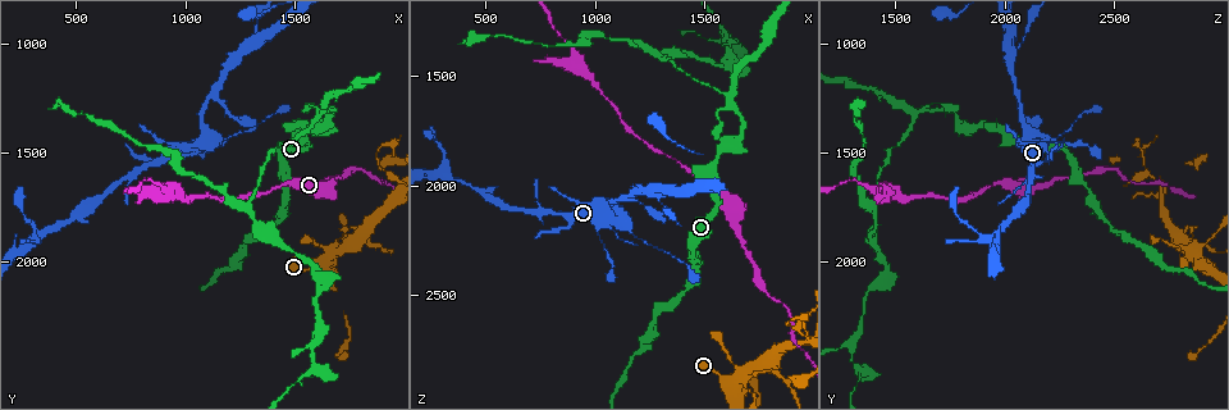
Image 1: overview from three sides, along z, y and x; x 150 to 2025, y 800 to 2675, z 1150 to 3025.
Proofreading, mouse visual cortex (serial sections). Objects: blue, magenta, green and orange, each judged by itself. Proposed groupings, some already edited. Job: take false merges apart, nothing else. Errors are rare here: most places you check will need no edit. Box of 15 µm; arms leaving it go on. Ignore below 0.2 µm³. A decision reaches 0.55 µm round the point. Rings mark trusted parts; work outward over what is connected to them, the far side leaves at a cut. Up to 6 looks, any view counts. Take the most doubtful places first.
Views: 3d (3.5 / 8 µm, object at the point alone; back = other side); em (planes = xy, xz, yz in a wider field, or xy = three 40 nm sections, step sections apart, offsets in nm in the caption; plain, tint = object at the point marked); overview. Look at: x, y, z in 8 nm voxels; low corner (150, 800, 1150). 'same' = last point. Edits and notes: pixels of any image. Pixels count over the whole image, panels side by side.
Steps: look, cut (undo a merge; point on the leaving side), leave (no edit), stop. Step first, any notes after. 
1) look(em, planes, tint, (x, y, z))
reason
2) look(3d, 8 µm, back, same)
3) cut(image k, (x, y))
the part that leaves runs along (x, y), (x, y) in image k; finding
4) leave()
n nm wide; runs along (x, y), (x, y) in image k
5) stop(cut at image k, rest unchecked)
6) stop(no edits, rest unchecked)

look(3d, 3.5 µm, (1290, 1010, 2020))
three-way junction

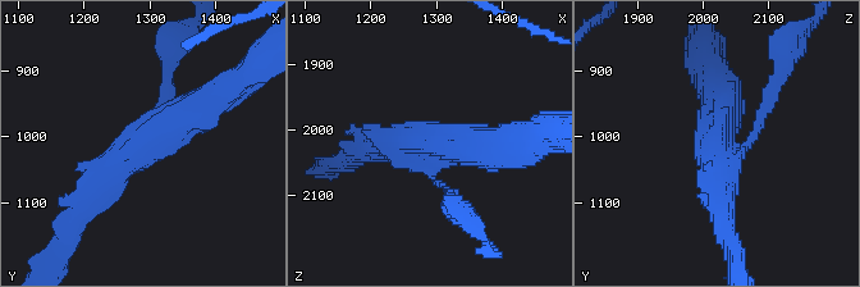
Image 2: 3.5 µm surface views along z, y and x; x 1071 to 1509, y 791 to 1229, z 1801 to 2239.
look(em, planes, tint, (1290, 1020, 2025))
3 arms; arms of 150, 300, 400 nm

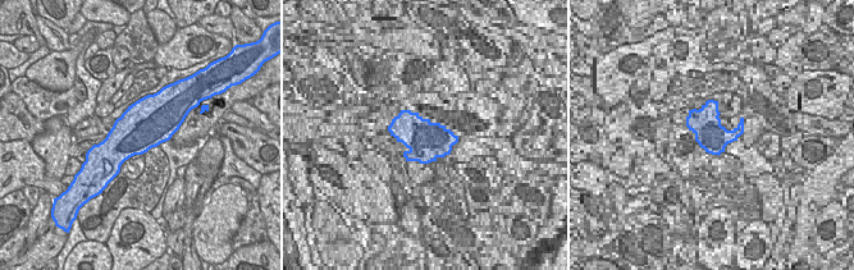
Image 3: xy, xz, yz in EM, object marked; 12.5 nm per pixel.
look(em, xy, step 1, tint, same)

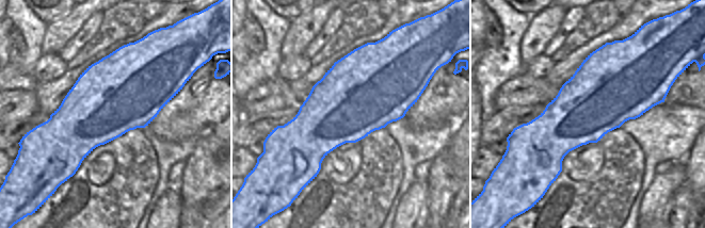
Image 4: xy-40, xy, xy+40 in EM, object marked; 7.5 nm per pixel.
leave()
600 nm wide; runs along (82, 212), (133, 153), (211, 98) in image 2; all the same cell

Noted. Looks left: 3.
look(3d, 8 µm, back, (1490, 1380, 1940))
sharp bend

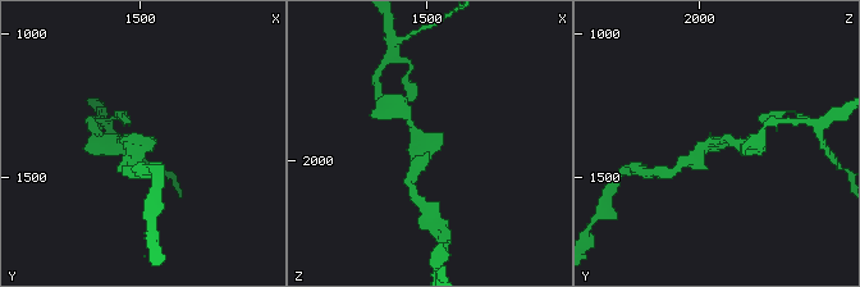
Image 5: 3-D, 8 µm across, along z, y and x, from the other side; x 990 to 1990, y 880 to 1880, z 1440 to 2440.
look(3d, 3.5 µm, (1500, 1370, 1950))
closer look

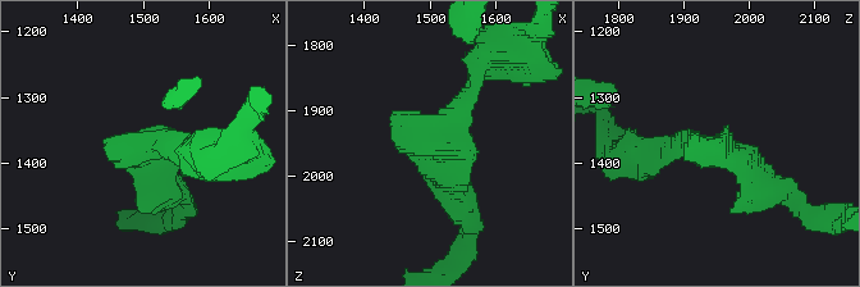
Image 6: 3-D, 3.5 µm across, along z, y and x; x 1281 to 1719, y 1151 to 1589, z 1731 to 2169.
look(em, xy, step 5, tint, (1500, 1375, 1945))

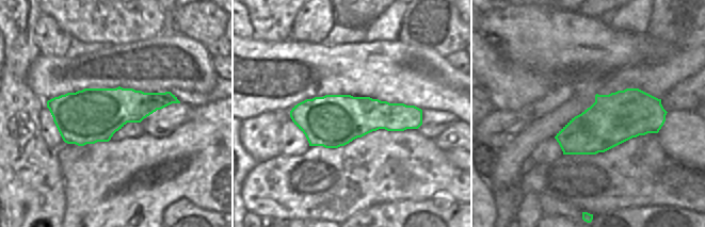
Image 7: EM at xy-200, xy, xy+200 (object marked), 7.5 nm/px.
leave()
runs along (773, 192), (691, 137), (655, 156) in image 6; continuous, no second cell

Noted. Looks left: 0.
stop(no edits, rest unchecked)

